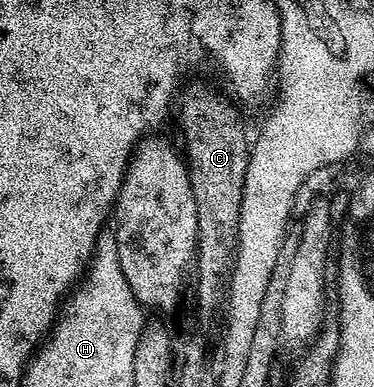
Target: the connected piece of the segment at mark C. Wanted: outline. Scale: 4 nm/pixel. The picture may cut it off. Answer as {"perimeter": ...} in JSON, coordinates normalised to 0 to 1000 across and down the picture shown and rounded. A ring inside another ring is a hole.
{"perimeter":[[[505,222],[492,225],[489,240],[479,253],[479,274],[484,264],[484,346],[495,354],[495,388],[489,377],[489,398],[500,411],[500,426],[505,434],[505,463],[511,465],[511,496],[521,506],[521,548],[527,550],[527,651],[521,659],[521,708],[527,698],[527,791],[537,798],[537,811],[548,822],[559,822],[580,801],[580,788],[594,788],[596,762],[607,749],[607,721],[615,716],[623,680],[628,674],[628,659],[634,651],[634,602],[639,599],[639,527],[644,525],[644,509],[650,506],[650,465],[655,463],[655,447],[660,444],[660,424],[666,421],[666,393],[671,385],[668,359],[655,359],[655,336],[644,328],[644,305],[634,297],[636,276],[626,271],[620,261],[610,264],[591,243],[578,243],[570,233],[556,233],[548,222]]]}

